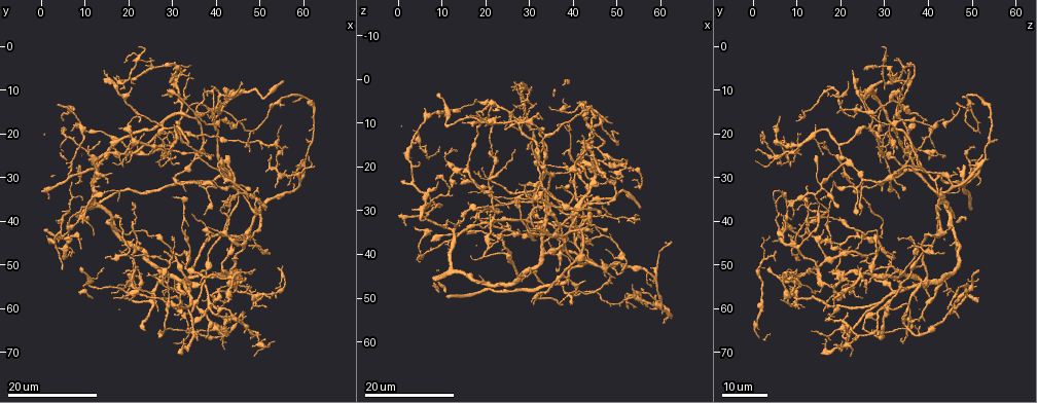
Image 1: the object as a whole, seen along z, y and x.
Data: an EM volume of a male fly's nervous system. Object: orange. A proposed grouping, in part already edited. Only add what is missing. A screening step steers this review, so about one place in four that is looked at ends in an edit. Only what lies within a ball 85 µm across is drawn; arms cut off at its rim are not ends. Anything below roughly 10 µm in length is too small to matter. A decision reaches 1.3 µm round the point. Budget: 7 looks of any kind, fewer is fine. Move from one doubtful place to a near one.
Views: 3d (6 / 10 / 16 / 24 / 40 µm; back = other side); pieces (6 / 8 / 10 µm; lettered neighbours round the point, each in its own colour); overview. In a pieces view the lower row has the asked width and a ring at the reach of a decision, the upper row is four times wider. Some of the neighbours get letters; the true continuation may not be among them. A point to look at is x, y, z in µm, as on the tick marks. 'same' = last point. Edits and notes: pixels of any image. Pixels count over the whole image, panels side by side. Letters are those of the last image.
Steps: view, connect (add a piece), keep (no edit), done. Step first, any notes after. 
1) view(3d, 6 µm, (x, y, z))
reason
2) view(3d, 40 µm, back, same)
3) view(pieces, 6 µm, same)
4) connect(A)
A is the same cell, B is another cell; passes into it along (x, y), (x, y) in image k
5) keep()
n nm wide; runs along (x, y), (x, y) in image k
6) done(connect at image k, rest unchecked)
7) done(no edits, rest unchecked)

view(3d, 24 µm, (38.0, 51.5, 52.0))

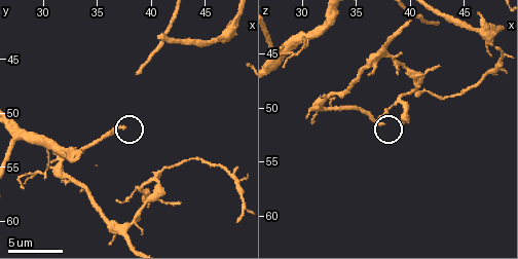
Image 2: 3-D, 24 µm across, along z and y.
view(pieces, 10 µm, (37.4, 51.2, 51.4))
see the neighbours

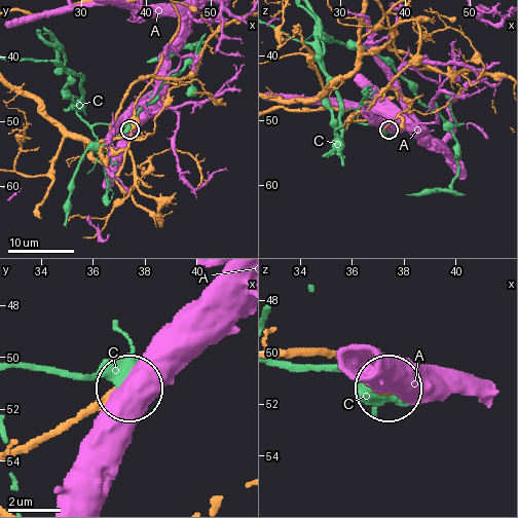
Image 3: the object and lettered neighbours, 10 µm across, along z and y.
keep()
A and C are other cells; no lettered piece goes on from it

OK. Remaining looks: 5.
view(3d, 16 µm, (50.0, 32.5, 43.5))
branch stops here

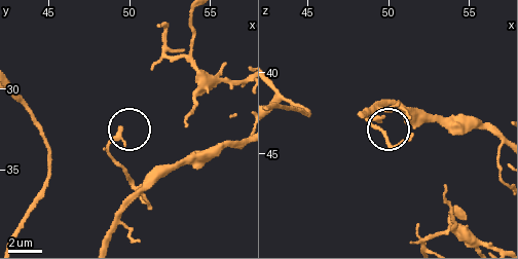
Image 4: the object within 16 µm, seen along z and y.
view(pieces, 6 µm, (49.5, 32.3, 42.9))

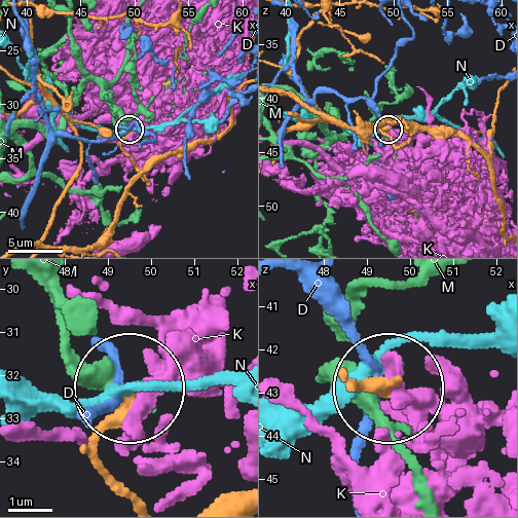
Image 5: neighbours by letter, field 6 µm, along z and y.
keep()
D, K, M and N are other cells; no lettered piece goes on from it

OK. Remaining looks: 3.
view(3d, 24 µm, (51.0, 39.0, 42.0))
tapers out

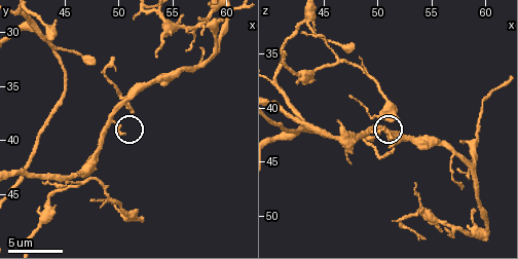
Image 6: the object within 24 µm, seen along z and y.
view(pieces, 10 µm, (50.2, 39.2, 42.2))
see the neighbours

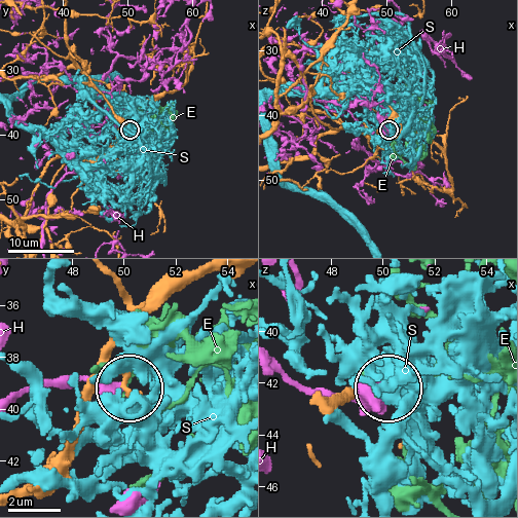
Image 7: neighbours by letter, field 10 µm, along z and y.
keep()
180 nm wide; E, H and S are other cells; none of them fits

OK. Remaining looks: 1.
done(no edits, rest unchecked)

